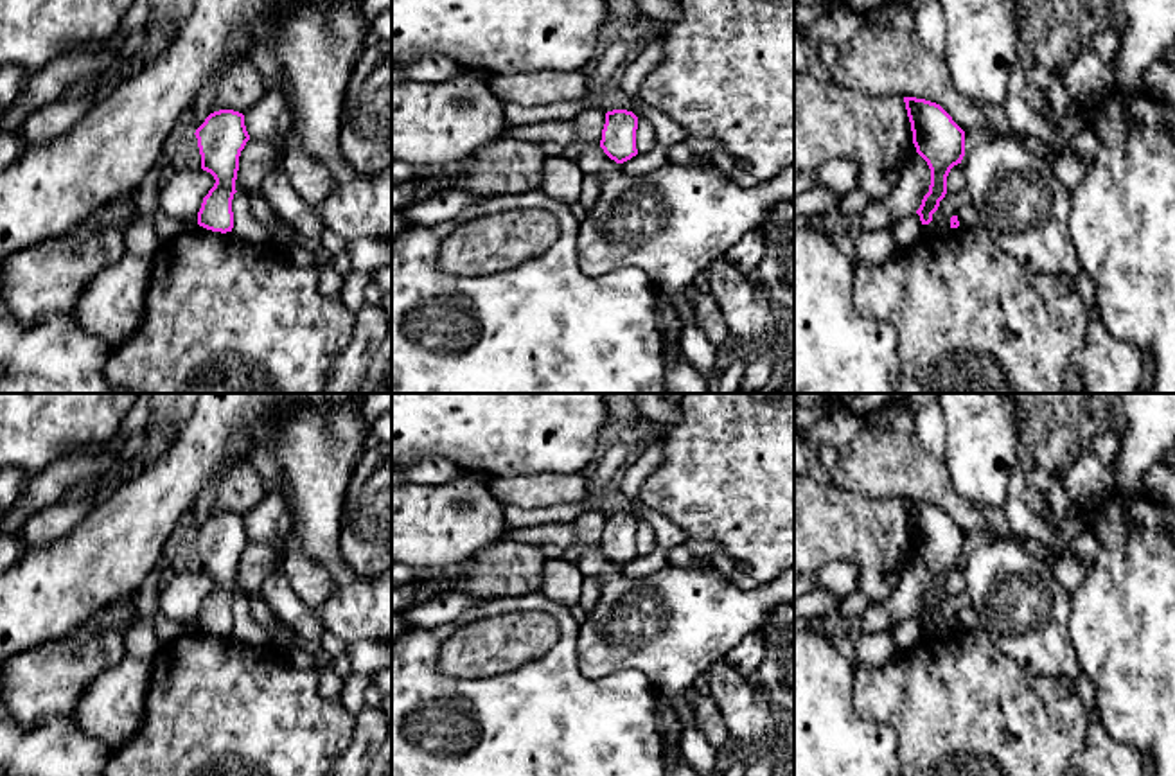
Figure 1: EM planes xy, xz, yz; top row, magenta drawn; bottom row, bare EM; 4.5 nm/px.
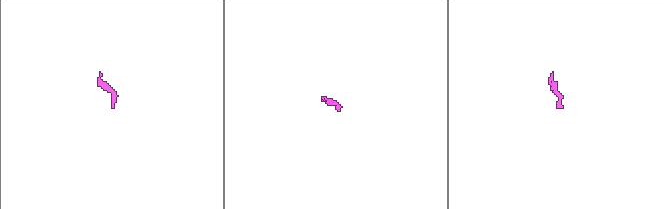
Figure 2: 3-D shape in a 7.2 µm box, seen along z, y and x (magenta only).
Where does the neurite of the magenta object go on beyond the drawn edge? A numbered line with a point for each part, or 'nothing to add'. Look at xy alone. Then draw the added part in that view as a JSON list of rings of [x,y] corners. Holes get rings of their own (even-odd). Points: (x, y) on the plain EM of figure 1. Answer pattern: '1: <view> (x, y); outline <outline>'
nothing to add

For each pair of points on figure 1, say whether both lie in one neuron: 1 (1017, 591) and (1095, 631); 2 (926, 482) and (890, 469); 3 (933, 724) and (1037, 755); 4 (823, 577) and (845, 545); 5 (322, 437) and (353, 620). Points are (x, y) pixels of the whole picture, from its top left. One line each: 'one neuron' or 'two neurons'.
1: two neurons
2: one neuron
3: one neuron
4: two neurons
5: one neuron

